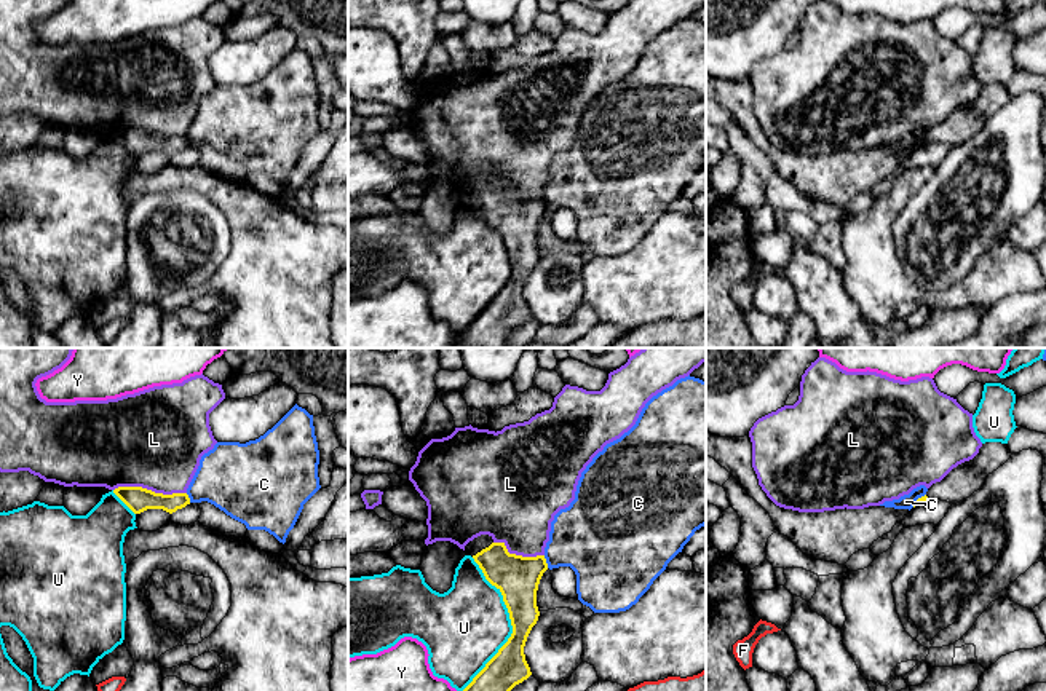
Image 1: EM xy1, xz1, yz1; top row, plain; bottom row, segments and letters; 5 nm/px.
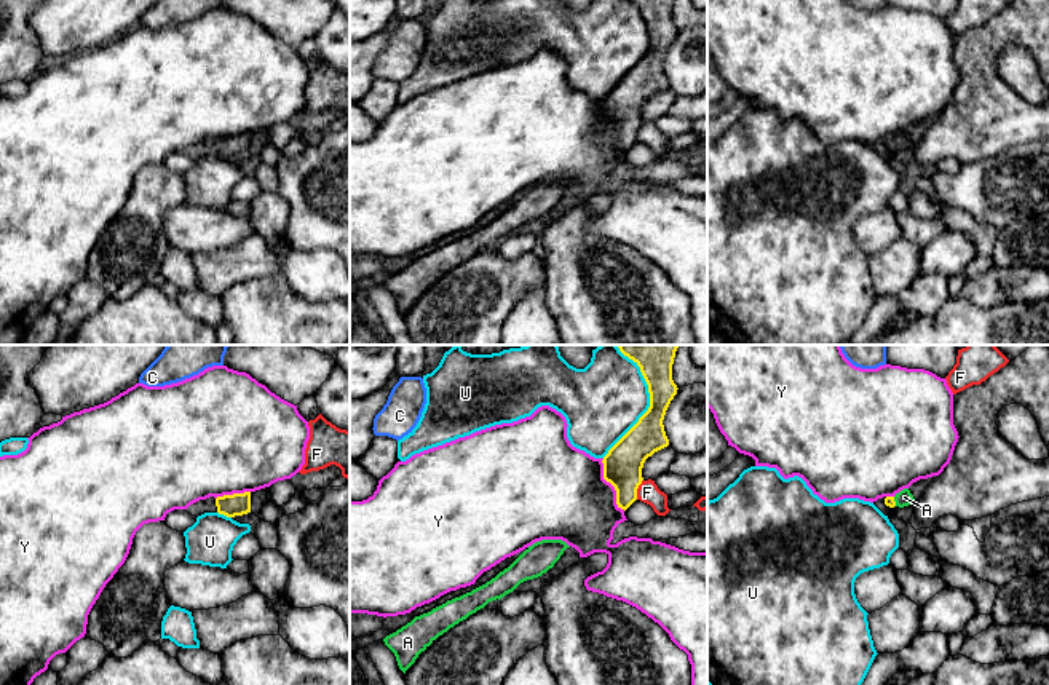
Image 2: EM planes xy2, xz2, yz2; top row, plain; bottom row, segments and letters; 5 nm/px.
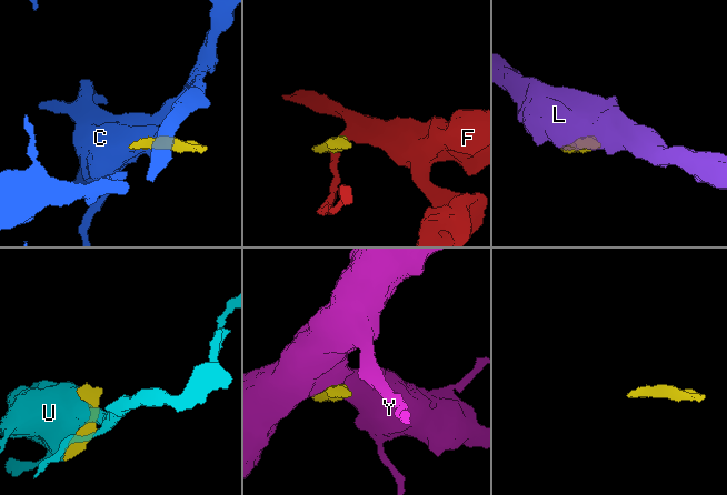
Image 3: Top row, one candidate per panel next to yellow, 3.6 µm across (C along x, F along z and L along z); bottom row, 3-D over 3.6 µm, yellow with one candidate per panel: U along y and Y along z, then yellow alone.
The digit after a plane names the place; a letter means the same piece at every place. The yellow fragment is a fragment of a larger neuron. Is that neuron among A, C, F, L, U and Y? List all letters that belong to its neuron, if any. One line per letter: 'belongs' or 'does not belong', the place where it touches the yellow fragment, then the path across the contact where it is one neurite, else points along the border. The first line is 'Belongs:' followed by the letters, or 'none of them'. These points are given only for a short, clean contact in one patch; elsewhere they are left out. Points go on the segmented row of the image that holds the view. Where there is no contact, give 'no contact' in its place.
Belongs: A
A: belongs | yz2 (894, 502) | across yz2 (890, 502), (894, 502), (904, 497)
C: does not belong | xz1 (545, 562) | along xz1 (543, 556), (548, 567)
F: does not belong | xz2 (637, 487) | along xz2 (642, 479), (636, 498)
L: does not belong | xy1 (150, 490)
U: does not belong | xz1 (511, 624)
Y: does not belong | xz2 (612, 484)

